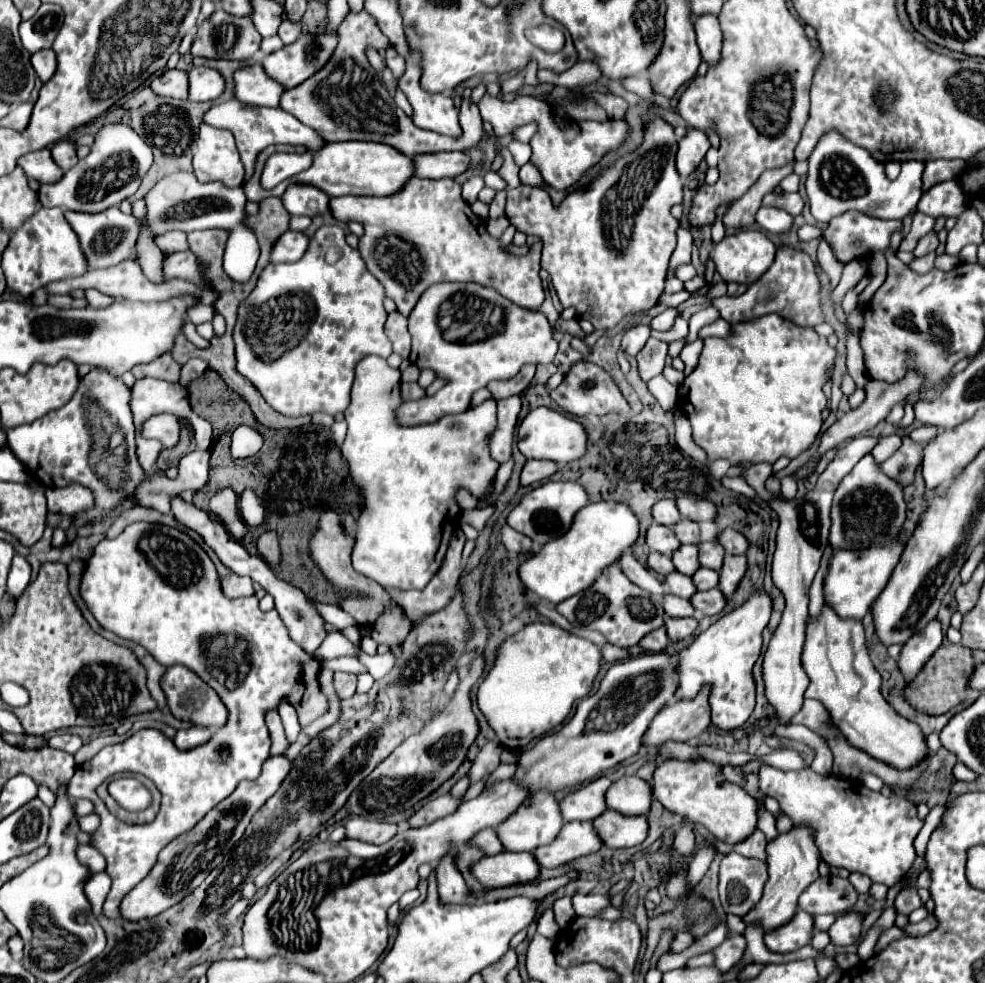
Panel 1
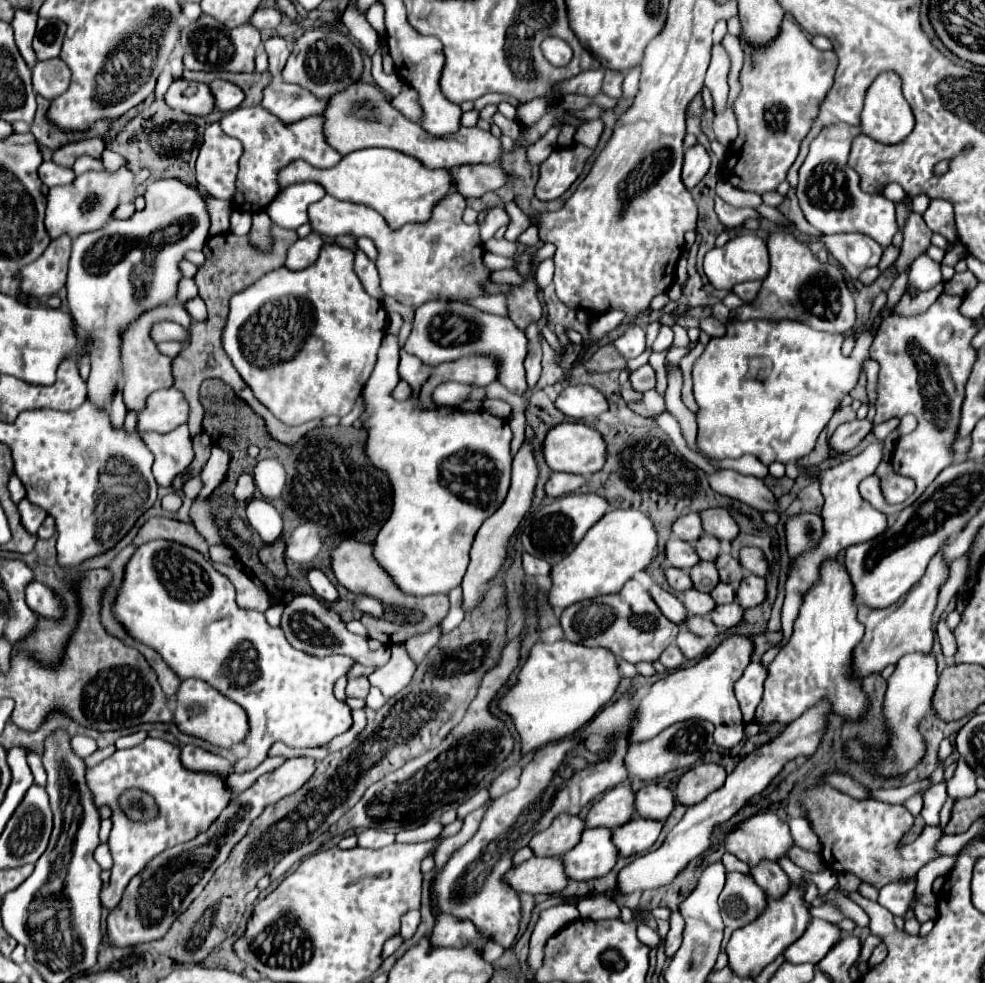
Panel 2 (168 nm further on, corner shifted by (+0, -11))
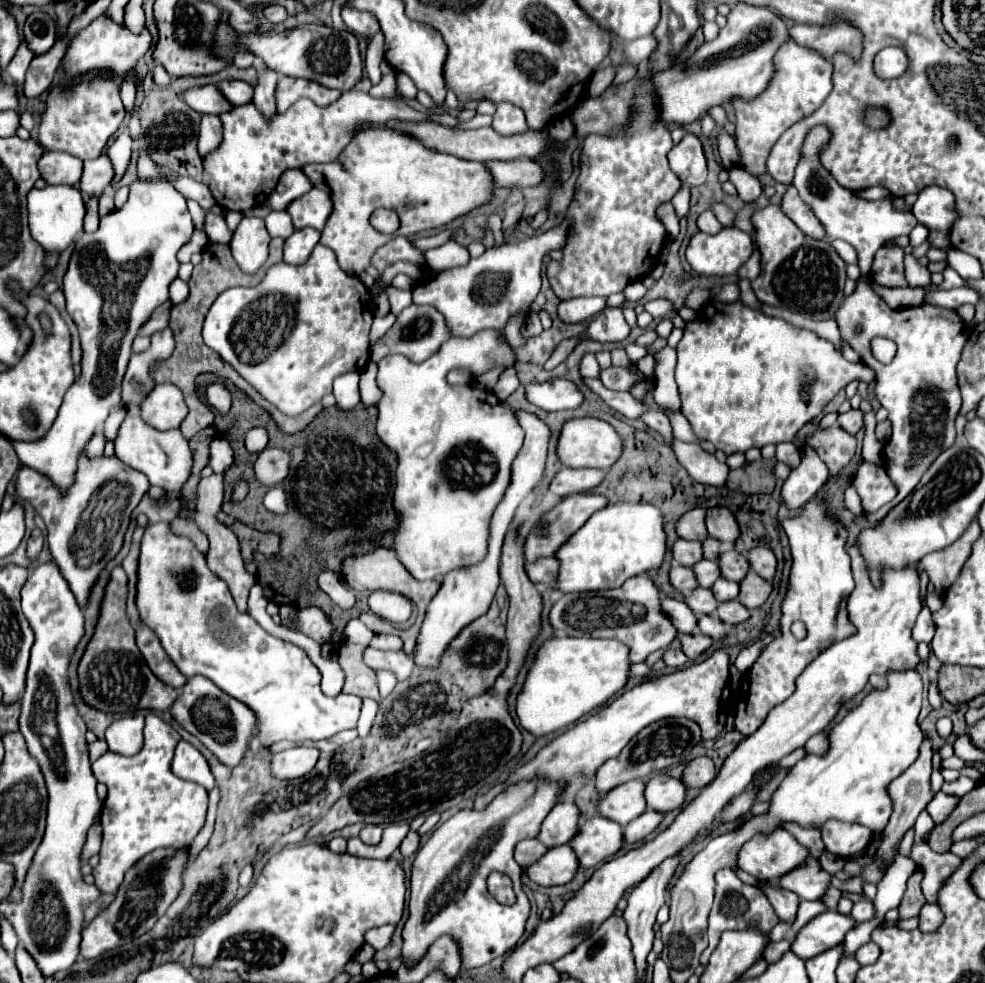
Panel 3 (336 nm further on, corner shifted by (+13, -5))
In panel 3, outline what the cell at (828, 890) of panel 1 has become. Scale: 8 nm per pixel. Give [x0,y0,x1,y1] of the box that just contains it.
[852,901,876,923]

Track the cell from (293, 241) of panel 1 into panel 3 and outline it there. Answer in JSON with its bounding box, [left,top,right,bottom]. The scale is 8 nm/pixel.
[284,227,322,265]

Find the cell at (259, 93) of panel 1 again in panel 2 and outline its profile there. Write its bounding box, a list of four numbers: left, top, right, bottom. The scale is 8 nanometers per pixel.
[261,79,325,123]

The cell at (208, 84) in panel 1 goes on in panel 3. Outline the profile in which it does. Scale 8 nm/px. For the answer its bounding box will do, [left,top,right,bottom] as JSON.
[218,81,254,105]

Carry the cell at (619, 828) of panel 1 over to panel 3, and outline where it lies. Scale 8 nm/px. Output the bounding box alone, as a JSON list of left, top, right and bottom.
[624,809,664,845]

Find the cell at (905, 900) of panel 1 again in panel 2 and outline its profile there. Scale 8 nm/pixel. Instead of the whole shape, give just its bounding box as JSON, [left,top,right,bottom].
[915,905,937,923]

